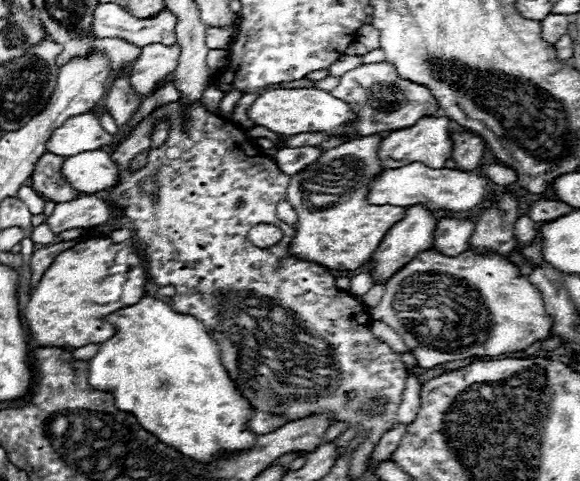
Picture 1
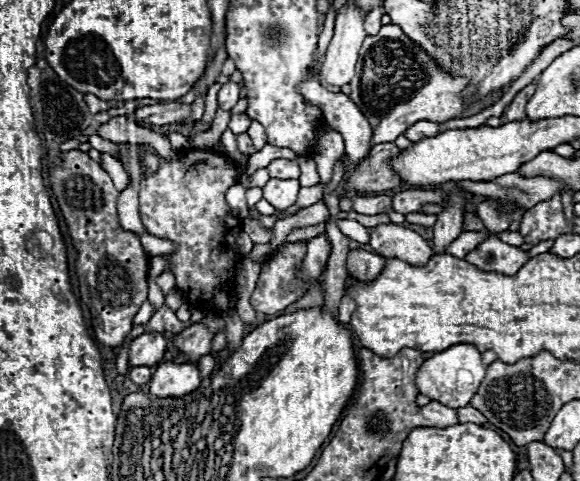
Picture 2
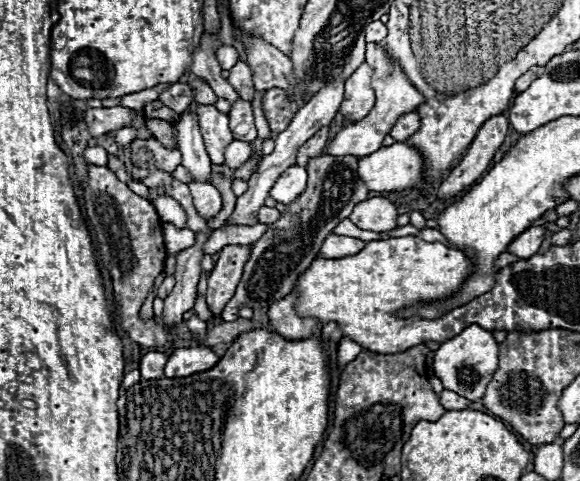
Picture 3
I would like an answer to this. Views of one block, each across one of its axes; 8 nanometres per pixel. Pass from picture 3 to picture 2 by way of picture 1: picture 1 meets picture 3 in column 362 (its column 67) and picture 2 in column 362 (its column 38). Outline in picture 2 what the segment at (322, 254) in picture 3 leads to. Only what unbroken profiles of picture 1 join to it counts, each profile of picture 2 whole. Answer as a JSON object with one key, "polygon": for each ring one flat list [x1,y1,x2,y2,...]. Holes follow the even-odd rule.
{"polygon":[[352,248,348,250,348,260,346,260,346,268,348,272,352,272,352,276,356,276,362,282,370,282,374,280,382,268,384,268,384,258,376,256,374,252,362,250,362,248]]}

